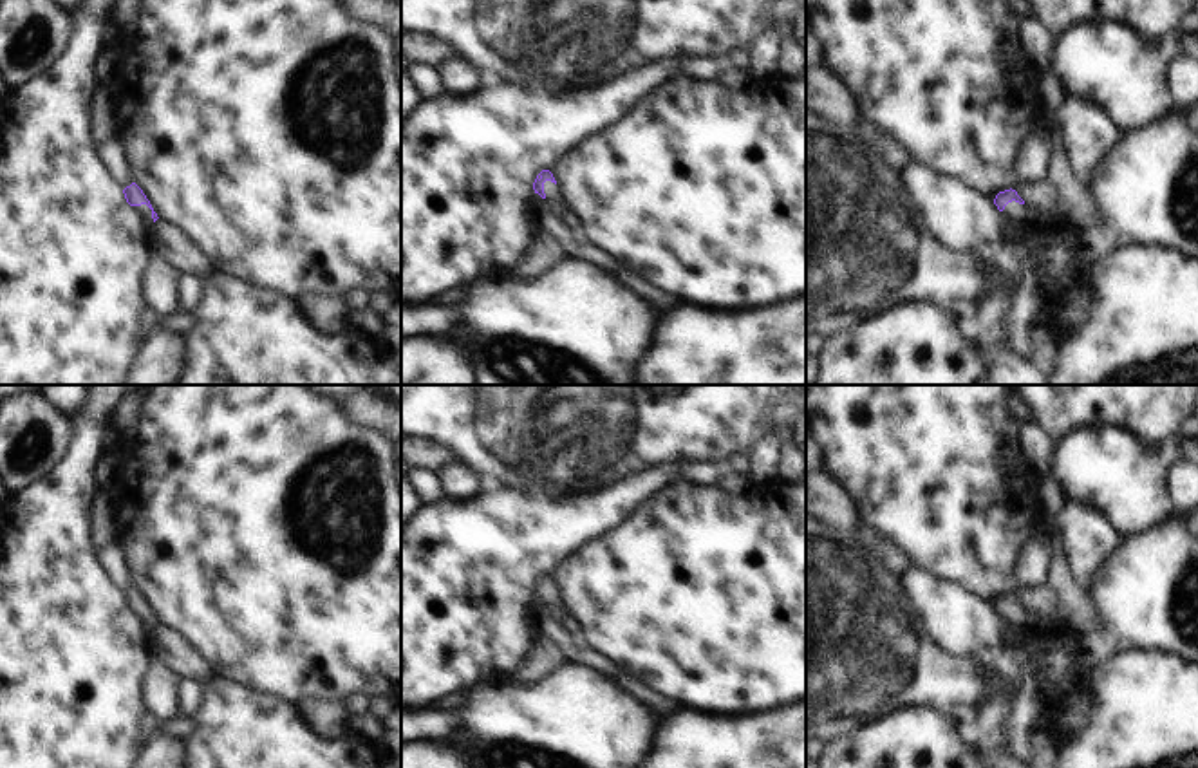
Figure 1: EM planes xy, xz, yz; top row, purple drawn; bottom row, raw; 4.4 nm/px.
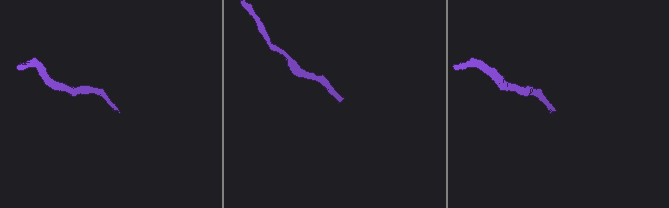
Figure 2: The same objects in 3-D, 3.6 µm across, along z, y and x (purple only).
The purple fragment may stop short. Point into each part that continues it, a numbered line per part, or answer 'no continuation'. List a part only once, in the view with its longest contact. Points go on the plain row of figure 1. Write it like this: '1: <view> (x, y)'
1: xz (552, 597)

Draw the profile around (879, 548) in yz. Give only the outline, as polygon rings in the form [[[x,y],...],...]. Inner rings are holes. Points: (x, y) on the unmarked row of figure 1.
[[[862,522],[855,528],[853,537],[858,548],[871,558],[878,560],[891,575],[902,578],[911,567],[907,557],[894,544]]]

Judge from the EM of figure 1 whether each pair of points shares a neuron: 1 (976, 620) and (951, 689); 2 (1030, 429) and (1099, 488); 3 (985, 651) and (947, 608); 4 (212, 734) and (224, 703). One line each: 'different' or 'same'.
1: different
2: different
3: same
4: same

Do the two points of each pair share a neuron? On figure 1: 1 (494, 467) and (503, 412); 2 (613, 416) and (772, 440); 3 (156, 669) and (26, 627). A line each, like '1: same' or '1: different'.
1: same
2: different
3: different

